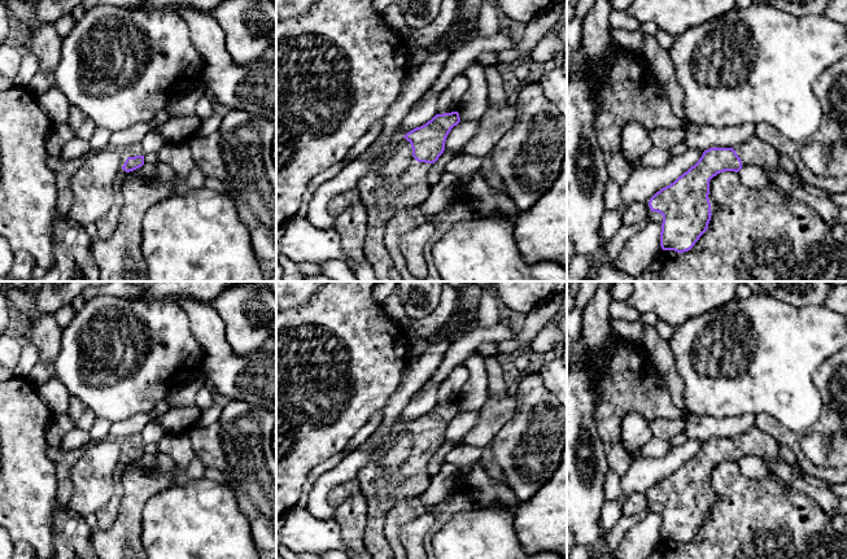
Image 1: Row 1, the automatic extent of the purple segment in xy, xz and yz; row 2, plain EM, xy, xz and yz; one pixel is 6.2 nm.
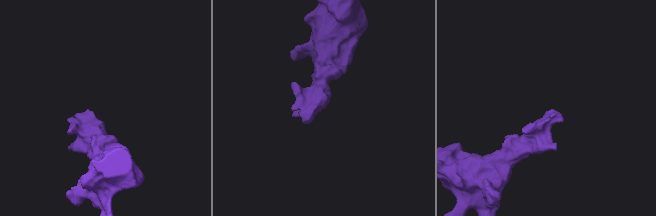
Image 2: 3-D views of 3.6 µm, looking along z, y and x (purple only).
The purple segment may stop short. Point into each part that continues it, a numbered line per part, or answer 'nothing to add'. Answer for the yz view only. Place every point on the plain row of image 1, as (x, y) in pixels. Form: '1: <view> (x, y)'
1: yz (755, 442)

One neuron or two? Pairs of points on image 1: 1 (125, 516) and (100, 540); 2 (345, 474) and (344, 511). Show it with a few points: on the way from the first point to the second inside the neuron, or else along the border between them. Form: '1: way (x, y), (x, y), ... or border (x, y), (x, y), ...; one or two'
1: way (122, 524), (108, 538); one
2: border (335, 507), (331, 516); two

